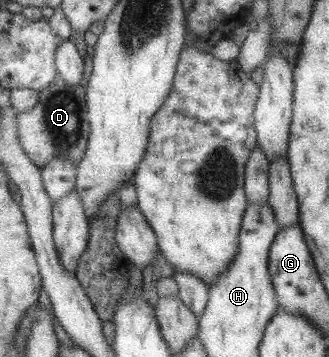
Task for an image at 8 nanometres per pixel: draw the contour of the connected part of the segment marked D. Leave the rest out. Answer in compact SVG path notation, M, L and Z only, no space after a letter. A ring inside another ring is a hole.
M60 75L39 92L39 100L32 110L17 113L18 134L24 152L41 169L53 158L70 160L76 165L87 149L91 133L88 120L87 92L80 84L70 86Z

